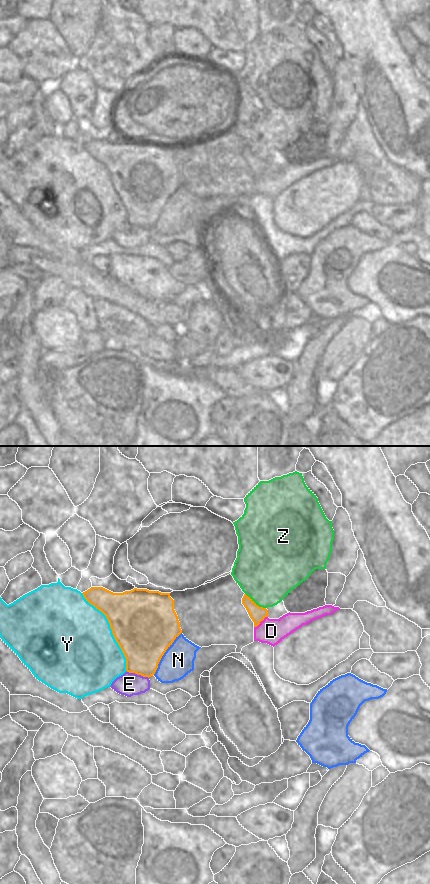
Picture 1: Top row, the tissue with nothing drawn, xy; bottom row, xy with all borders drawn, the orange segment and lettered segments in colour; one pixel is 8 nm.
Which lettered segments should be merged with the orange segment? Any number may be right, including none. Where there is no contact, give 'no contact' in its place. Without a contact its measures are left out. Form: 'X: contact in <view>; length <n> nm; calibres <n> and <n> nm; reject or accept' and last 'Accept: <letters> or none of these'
D: contact in xy; length 140 nm; calibres 120 and 200 nm; reject
E: contact in xy; length 200 nm; calibres 360 and 190 nm; reject
N: contact in xy; length 420 nm; calibres 480 and 260 nm; reject
Y: contact in xy; length 700 nm; calibres 500 and 480 nm; reject
Z: contact in xy; length 200 nm; calibres 120 and 460 nm; reject
Accept: none of these

